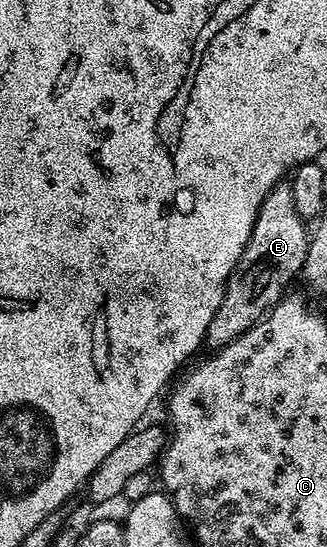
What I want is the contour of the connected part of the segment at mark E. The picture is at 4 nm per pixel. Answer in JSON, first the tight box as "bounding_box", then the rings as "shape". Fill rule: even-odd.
{"bounding_box":[205,185,309,351],"shape":[[[289,185],[274,186],[264,204],[260,204],[242,259],[226,282],[224,300],[220,300],[220,308],[216,308],[212,324],[208,324],[205,345],[210,346],[211,351],[219,350],[265,318],[266,313],[291,289],[290,281],[301,275],[309,247],[308,226],[296,212],[296,200],[292,200]]]}

